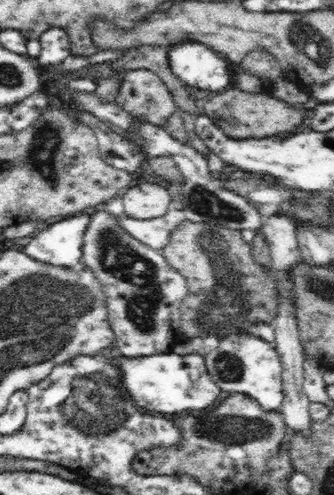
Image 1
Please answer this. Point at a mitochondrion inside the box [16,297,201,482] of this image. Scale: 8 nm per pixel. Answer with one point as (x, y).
(93, 407)

